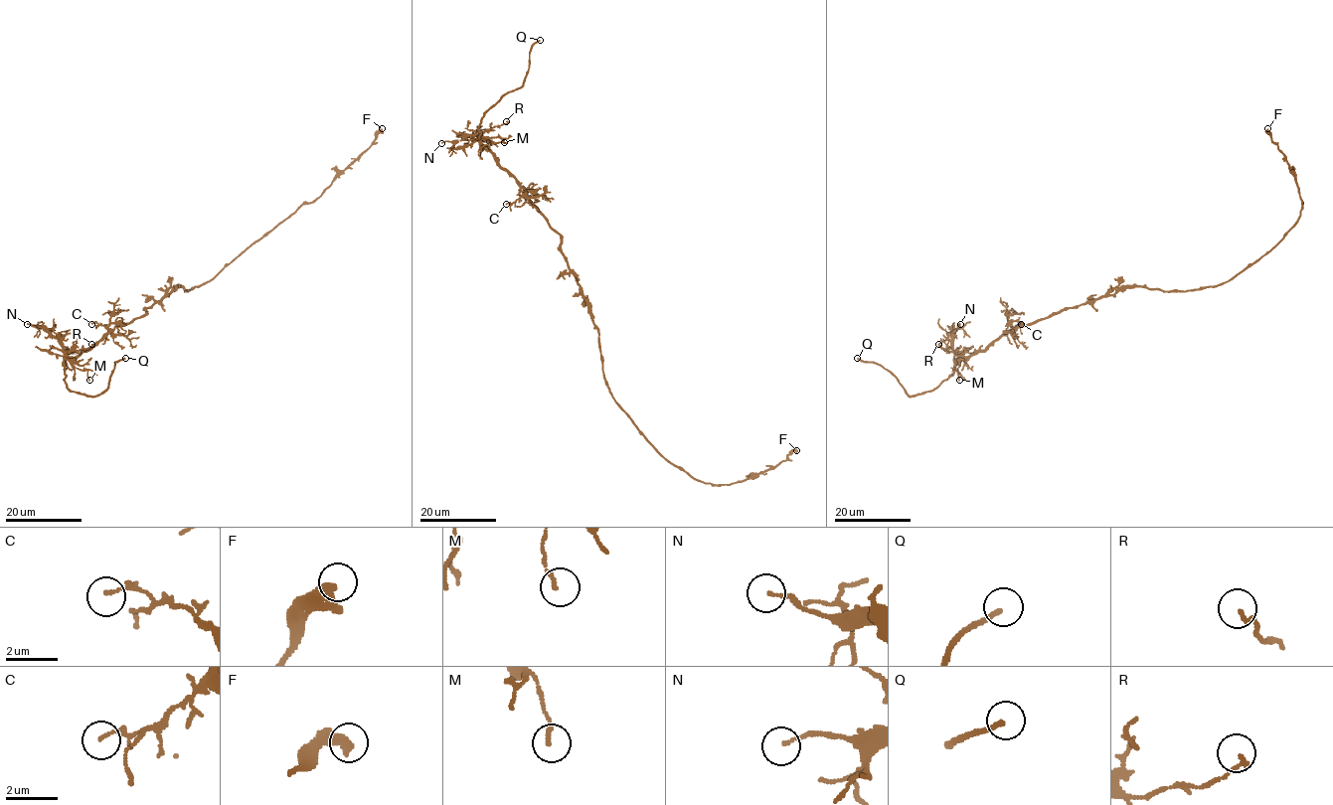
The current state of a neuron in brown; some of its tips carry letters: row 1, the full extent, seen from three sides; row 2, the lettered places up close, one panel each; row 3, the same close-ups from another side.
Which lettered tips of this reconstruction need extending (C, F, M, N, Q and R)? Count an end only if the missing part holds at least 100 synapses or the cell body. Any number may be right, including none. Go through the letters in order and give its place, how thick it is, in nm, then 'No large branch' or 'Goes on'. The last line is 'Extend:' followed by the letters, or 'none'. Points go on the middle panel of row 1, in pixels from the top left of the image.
C: Place: (506, 204). Thickness 120 nm. No large branch
F: Place: (796, 450). Thickness 280 nm. No large branch
M: Place: (504, 142). Thickness 150 nm. No large branch
N: Place: (441, 143). Thickness 120 nm. No large branch
Q: Place: (540, 40). Thickness 170 nm. Goes on
R: Place: (506, 121). Thickness 140 nm. No large branch
Extend: Q

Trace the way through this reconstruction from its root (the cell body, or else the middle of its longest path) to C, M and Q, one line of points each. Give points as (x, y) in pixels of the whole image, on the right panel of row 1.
C: (1120, 289), (1114, 294), (1062, 309), (1021, 324)
M: (1120, 289), (1114, 294), (1062, 309), (1005, 331), (985, 349), (959, 357), (954, 362), (959, 380)
Q: (1120, 289), (1005, 331), (983, 350), (955, 355), (950, 375), (915, 396), (910, 397), (881, 366), (857, 358)

